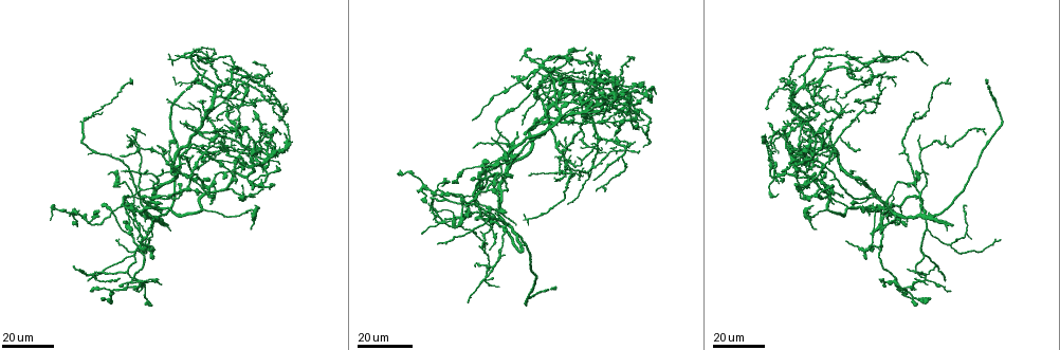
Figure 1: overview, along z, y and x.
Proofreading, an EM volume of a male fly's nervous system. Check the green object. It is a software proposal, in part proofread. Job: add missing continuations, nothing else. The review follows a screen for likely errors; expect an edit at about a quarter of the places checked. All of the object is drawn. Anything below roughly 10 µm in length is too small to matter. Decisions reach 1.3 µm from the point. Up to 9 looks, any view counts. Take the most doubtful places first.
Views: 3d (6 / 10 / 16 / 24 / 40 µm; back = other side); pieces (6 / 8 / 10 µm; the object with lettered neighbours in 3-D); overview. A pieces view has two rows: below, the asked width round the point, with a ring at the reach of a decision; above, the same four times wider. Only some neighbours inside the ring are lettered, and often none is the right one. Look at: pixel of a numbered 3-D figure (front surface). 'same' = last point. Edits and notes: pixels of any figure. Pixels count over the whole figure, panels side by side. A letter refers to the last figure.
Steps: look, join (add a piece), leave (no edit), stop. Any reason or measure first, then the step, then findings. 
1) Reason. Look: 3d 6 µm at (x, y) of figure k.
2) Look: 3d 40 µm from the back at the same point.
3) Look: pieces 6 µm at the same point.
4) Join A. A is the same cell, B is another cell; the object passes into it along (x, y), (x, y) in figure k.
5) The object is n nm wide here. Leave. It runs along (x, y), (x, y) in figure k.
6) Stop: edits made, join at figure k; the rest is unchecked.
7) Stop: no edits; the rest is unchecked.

Branch stops here. Look: 3d 24 µm at (122, 155) of figure 1.

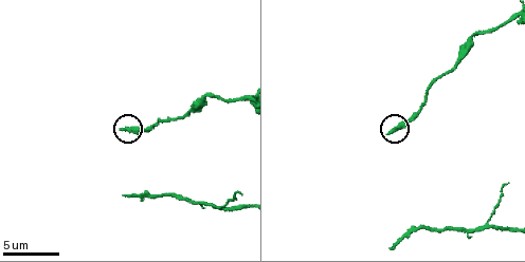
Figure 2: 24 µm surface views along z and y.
Look: pieces 8 µm at (387, 135) of figure 2.

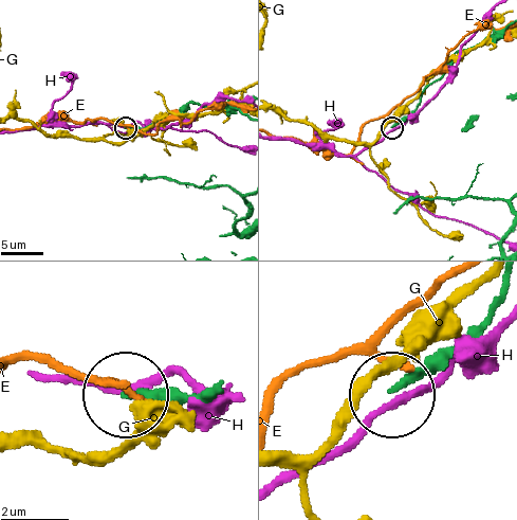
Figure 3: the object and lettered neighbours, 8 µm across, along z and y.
The object is 200 nm wide here. Leave. E, G and H are other cells; it runs along (200, 390), (126, 396) in figure 3; no lettered piece goes on from it.

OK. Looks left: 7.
End of a long branch. Look: 3d 24 µm at (437, 242) of figure 1.

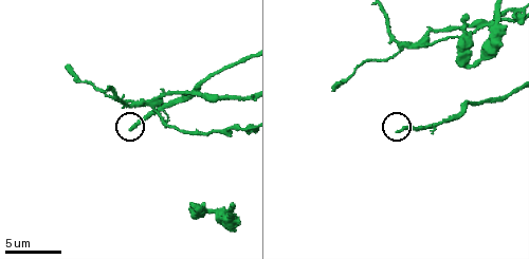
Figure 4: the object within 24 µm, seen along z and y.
See the neighbours. Look: pieces 10 µm at (132, 130) of figure 4.

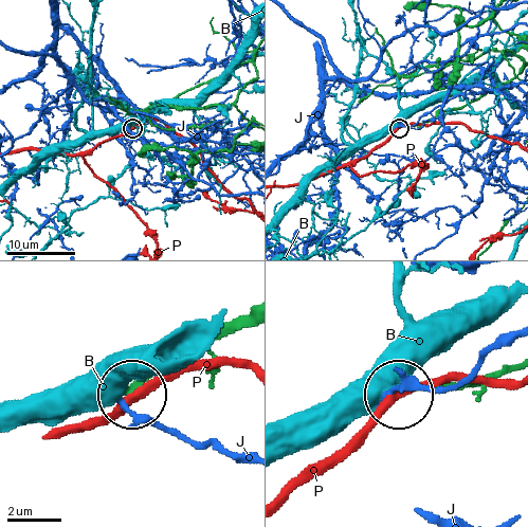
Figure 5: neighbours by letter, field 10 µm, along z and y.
Leave. B, J and P are other cells; no lettered piece goes on from it.

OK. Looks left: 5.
End of a long branch. Look: 3d 24 µm at (467, 300) of figure 1.

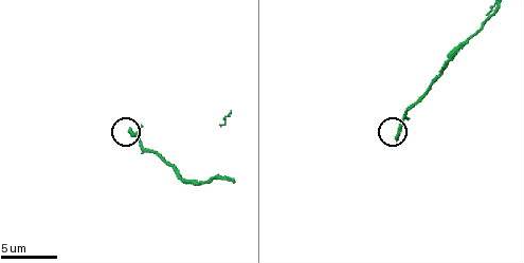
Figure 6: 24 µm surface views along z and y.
See the neighbours. Look: pieces 8 µm at (129, 131) of figure 6.

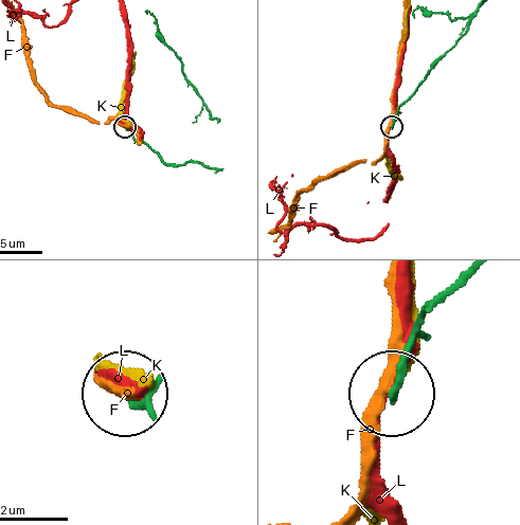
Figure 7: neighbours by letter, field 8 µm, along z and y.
Leave. F, K and L are other cells; it runs along (477, 12), (467, 31), (400, 105), (393, 126) in figure 7; none of them fits.

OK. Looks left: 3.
Free end. Look: 3d 16 µm at (575, 96) of figure 1.

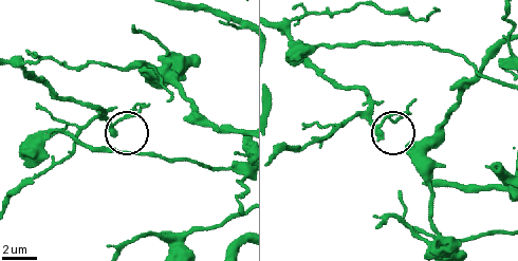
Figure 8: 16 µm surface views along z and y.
Look: pieces 10 µm at (380, 138) of figure 8.

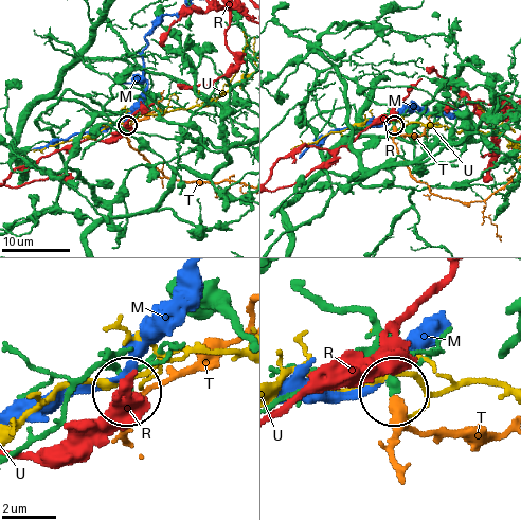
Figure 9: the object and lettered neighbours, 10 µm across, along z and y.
Join T. T is the same cell, M, R and U are other cells; the object passes into it along (122, 115), (132, 147), (166, 176), (192, 182) in figure 9; it goes on there.

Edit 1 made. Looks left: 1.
Stop: edits made, join at figure 9; the rest is unchecked.

